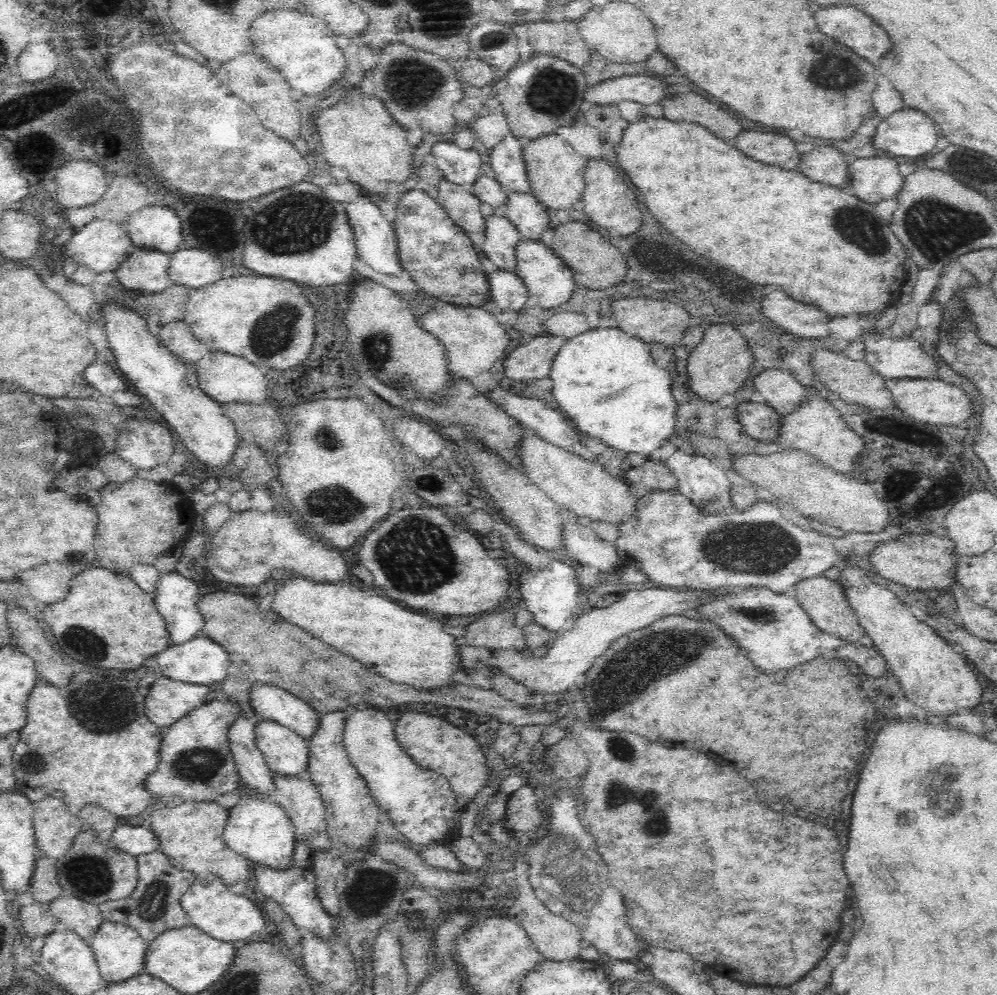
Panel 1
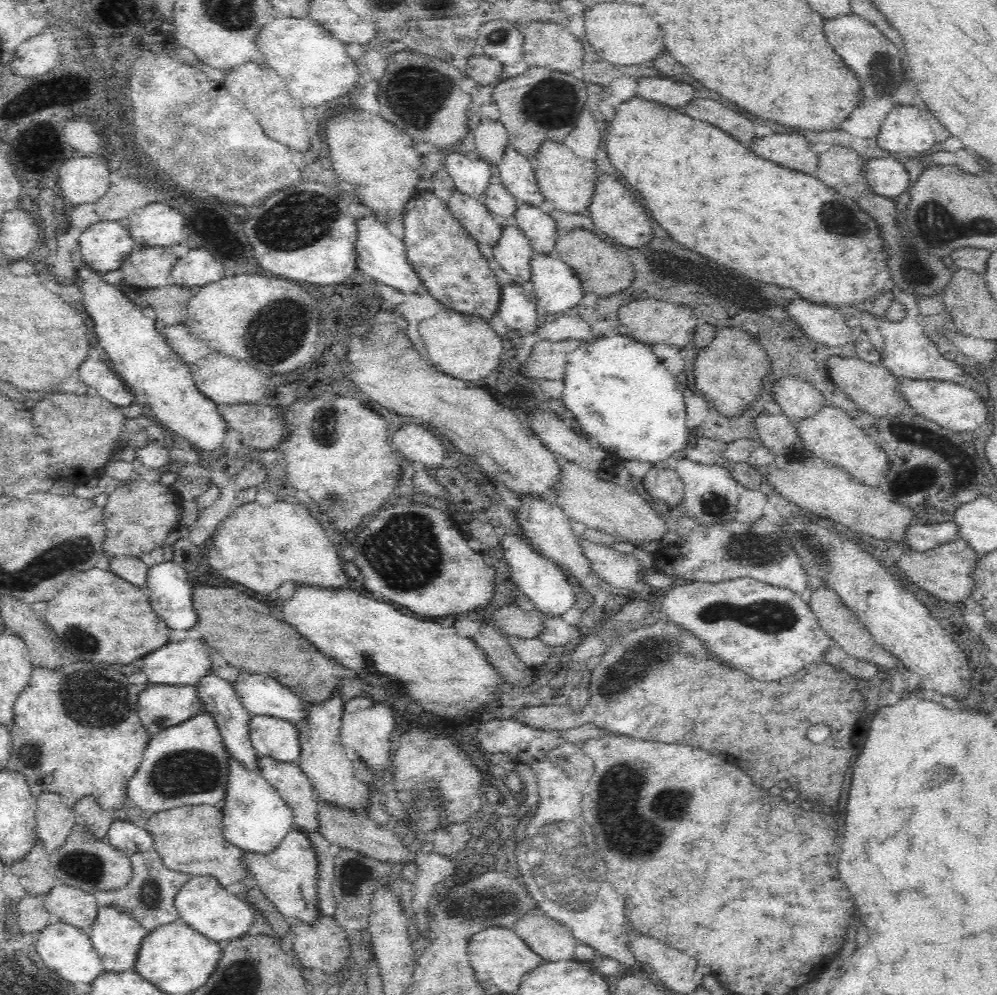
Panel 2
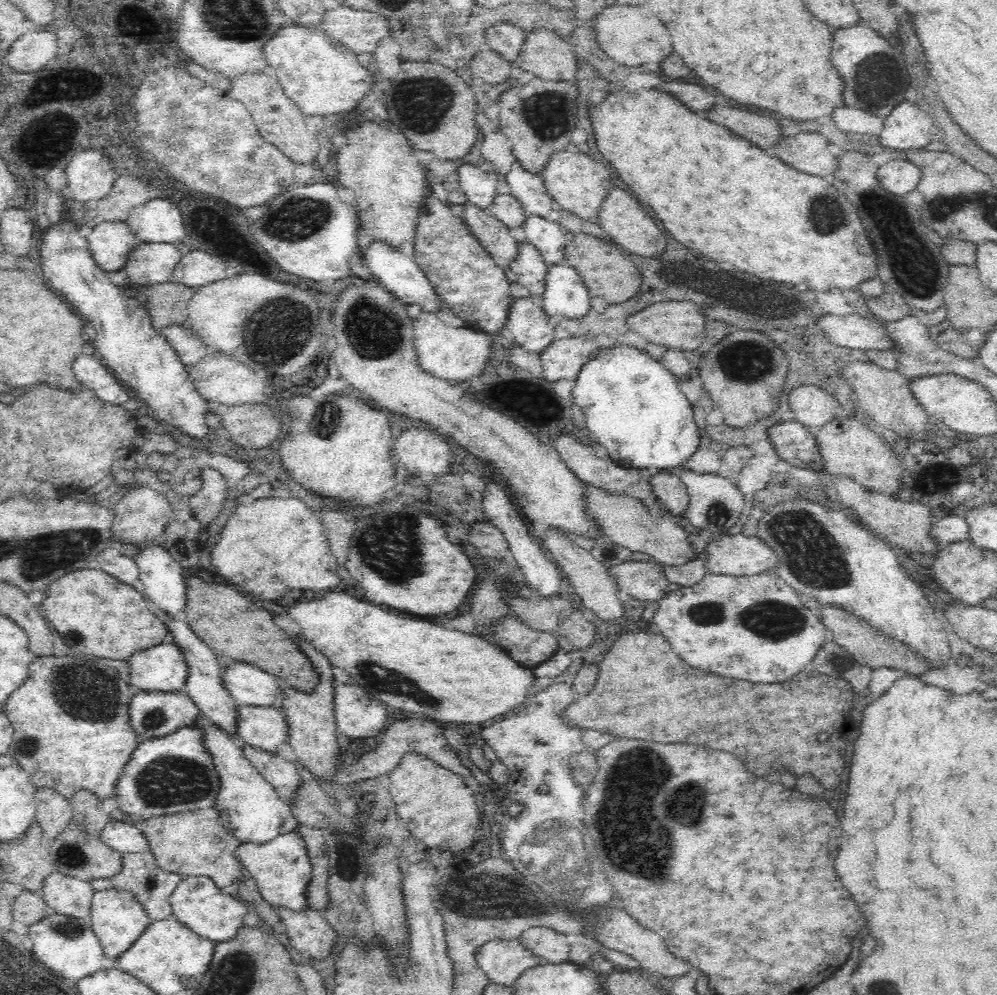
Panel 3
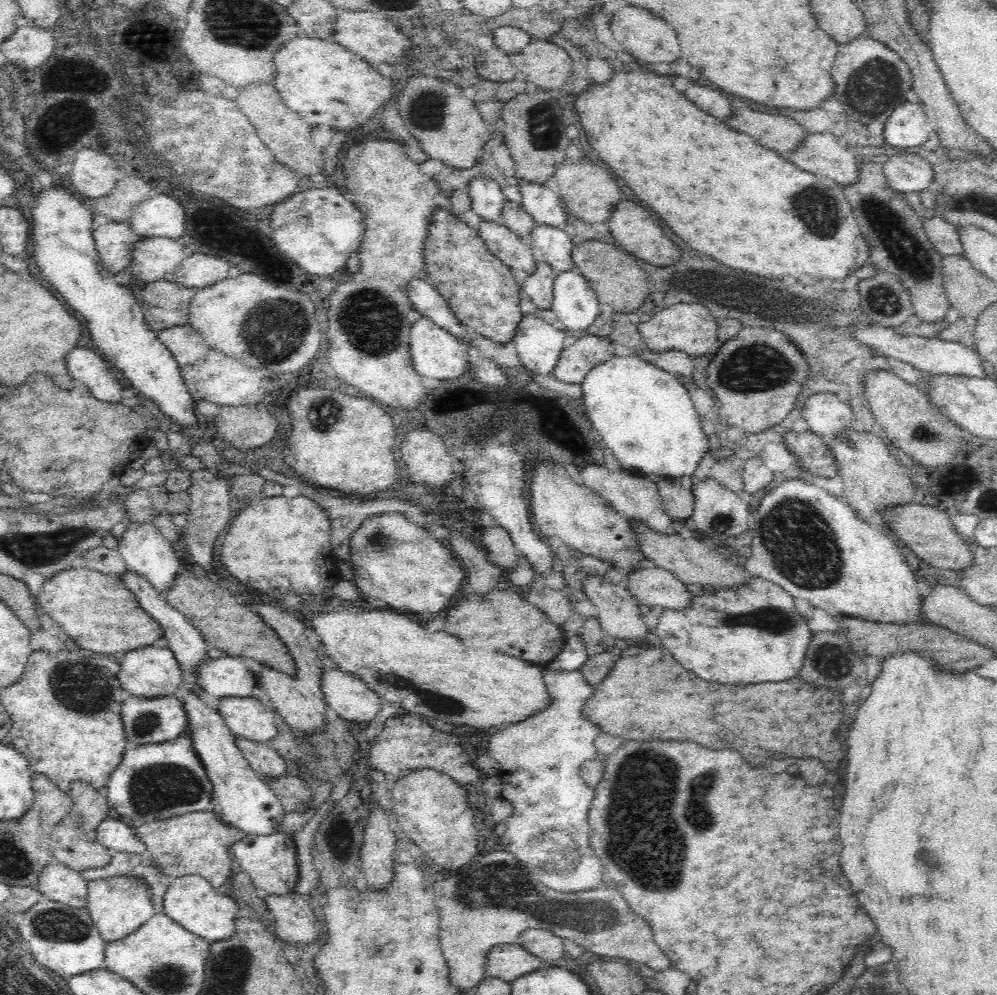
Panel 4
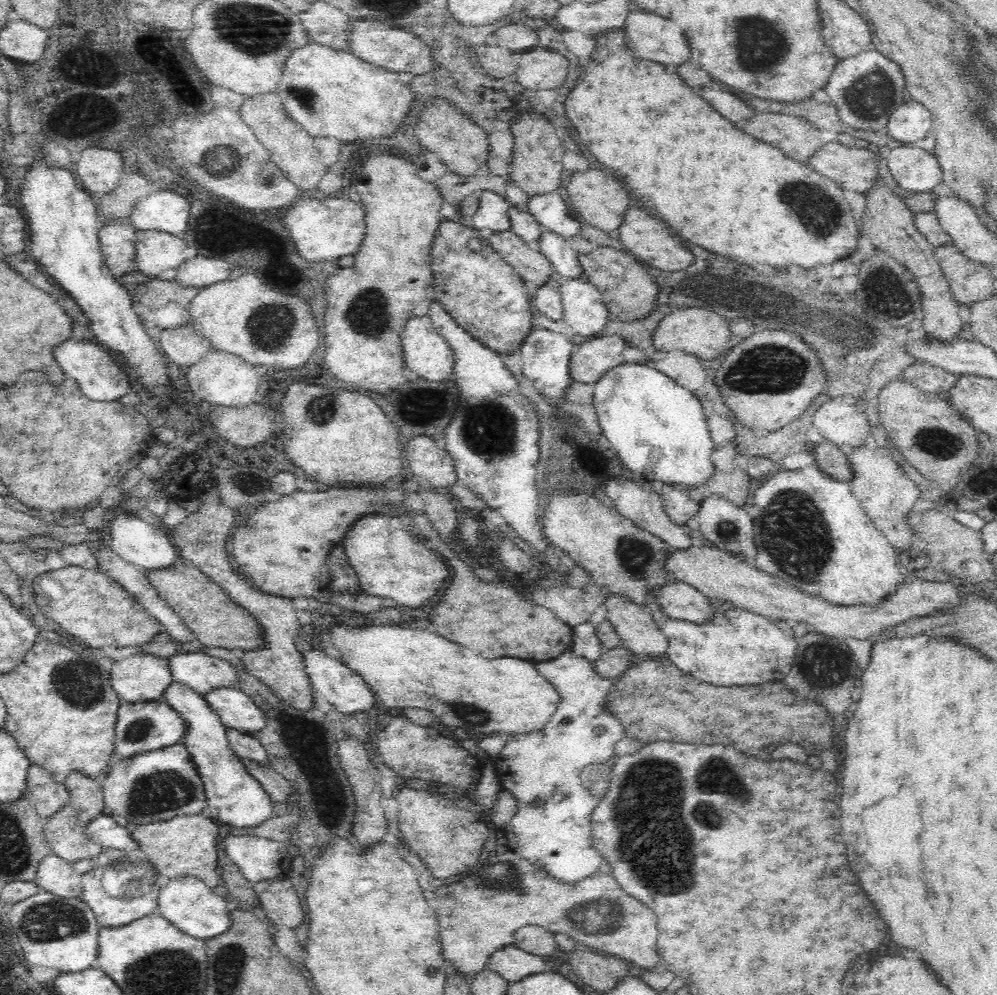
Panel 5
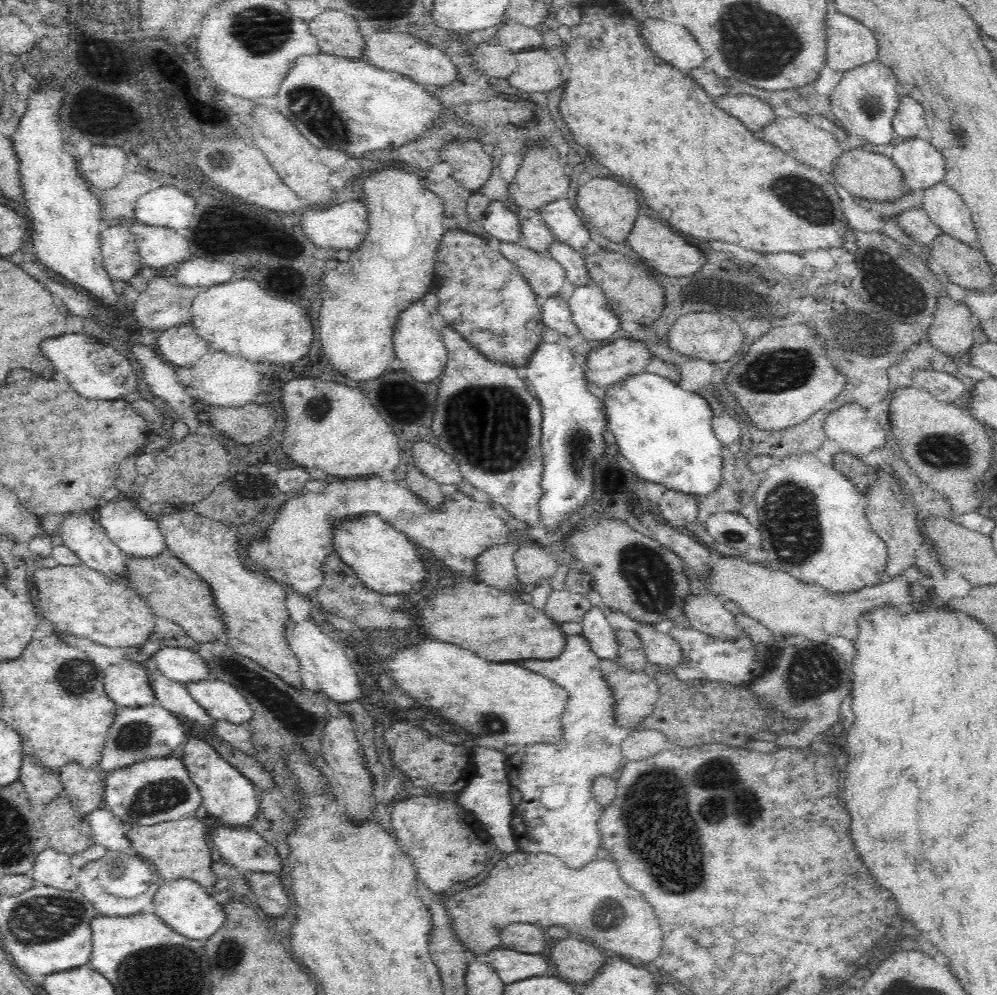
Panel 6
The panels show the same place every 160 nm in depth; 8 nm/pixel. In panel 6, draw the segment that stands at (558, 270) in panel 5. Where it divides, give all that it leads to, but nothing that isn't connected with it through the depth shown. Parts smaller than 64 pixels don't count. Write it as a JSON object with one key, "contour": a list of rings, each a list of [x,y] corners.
{"contour":[[[553,240],[549,244],[547,254],[561,264],[565,270],[565,278],[568,278],[574,286],[591,283],[591,276],[585,265],[585,257],[579,250],[564,241]]]}

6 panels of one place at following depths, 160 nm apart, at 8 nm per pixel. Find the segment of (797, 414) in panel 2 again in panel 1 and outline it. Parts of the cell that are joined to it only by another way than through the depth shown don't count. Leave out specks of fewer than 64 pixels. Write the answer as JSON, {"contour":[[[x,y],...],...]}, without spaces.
{"contour":[[[780,368],[759,372],[753,378],[753,387],[764,396],[765,404],[782,416],[793,411],[808,393],[790,372]]]}

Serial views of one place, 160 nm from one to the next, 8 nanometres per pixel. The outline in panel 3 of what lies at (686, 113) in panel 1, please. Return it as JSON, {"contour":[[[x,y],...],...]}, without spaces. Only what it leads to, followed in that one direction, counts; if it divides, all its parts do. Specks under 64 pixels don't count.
{"contour":[[[714,105],[706,110],[706,118],[726,126],[728,130],[740,134],[742,138],[754,142],[764,150],[772,148],[783,137],[782,129],[773,118],[738,110],[732,106]]]}

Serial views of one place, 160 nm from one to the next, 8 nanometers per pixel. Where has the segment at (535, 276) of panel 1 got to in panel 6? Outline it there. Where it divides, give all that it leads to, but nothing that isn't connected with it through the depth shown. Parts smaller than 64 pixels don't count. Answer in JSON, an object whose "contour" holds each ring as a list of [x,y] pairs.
{"contour":[[[592,283],[576,285],[567,303],[573,323],[587,342],[604,341],[620,328],[620,320],[607,305],[602,289]]]}

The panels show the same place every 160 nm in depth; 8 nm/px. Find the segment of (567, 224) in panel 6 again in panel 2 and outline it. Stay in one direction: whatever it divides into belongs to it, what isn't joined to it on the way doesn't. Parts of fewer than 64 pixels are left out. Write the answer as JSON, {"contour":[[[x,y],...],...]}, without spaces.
{"contour":[[[512,145],[505,146],[500,161],[497,162],[500,179],[506,190],[514,195],[516,202],[538,206],[544,202],[534,176],[534,161],[522,155]]]}

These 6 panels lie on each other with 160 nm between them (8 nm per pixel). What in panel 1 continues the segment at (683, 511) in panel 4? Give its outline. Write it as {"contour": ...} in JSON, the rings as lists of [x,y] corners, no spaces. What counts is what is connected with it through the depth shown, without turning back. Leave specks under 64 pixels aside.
{"contour":[[[647,459],[640,467],[632,467],[623,474],[626,480],[644,484],[651,489],[676,489],[677,478],[665,461],[654,462]]]}

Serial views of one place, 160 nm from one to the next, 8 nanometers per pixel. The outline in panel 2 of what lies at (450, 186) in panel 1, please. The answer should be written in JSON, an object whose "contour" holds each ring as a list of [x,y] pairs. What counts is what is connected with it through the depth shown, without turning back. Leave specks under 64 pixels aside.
{"contour":[[[456,188],[446,199],[451,213],[477,242],[483,257],[492,258],[493,248],[501,233],[501,220],[488,211],[480,198],[474,198]]]}

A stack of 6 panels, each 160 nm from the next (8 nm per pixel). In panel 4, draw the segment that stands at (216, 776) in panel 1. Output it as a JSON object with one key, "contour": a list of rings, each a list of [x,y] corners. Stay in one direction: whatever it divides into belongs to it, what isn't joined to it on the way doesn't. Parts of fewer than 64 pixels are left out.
{"contour":[[[188,731],[159,743],[135,746],[129,743],[120,766],[112,772],[105,787],[109,808],[114,808],[120,819],[126,821],[170,819],[189,812],[213,810],[214,787]]]}

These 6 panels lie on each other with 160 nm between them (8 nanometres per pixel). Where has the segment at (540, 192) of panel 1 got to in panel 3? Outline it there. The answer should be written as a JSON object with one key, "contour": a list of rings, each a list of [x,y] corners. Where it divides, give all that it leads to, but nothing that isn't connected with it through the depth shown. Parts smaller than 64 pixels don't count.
{"contour":[[[566,148],[553,152],[540,172],[547,193],[555,200],[557,208],[570,212],[582,219],[597,219],[600,203],[613,187],[608,168],[600,161],[590,158],[588,153]]]}

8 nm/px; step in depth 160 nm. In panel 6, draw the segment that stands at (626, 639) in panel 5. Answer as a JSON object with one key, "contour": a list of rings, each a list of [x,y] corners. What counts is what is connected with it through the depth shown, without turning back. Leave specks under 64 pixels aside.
{"contour":[[[638,621],[638,628],[635,633],[641,642],[641,649],[644,651],[650,668],[658,667],[664,669],[673,669],[678,663],[683,661],[683,652],[677,640],[672,638],[670,633],[659,632],[654,628],[655,623]]]}

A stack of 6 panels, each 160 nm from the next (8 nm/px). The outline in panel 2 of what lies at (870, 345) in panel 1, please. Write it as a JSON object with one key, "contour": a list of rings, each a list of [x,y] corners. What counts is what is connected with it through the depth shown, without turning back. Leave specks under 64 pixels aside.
{"contour":[[[896,286],[890,287],[894,294],[894,300],[902,303],[906,307],[906,316],[900,322],[890,322],[885,317],[874,316],[868,312],[858,314],[861,315],[863,329],[870,334],[871,345],[880,357],[880,364],[884,365],[894,376],[911,378],[912,380],[948,380],[958,382],[964,388],[972,388],[977,381],[981,381],[979,377],[973,374],[966,374],[959,366],[956,366],[951,360],[945,360],[936,348],[936,345],[924,334],[923,325],[916,320],[919,316],[918,304],[915,296],[911,292],[900,291]]]}

